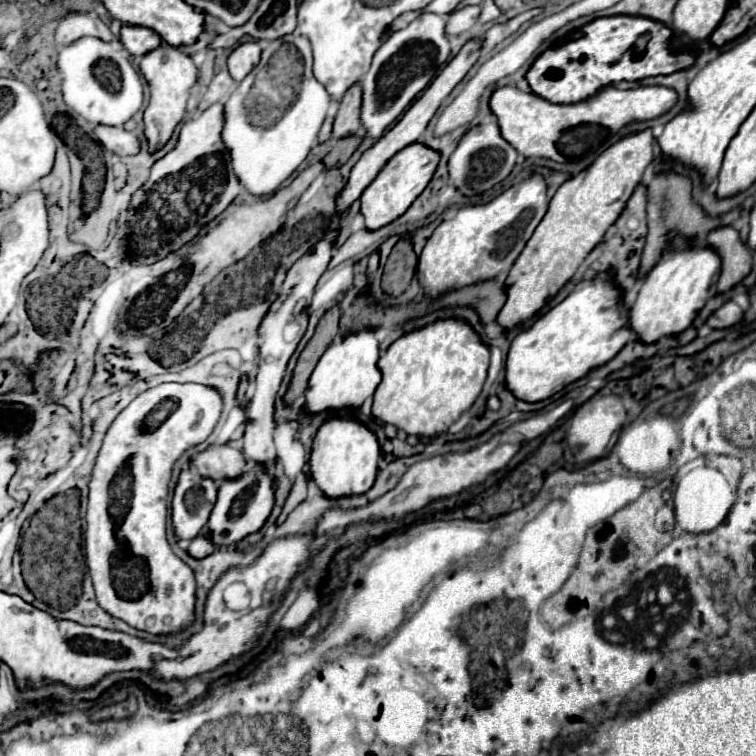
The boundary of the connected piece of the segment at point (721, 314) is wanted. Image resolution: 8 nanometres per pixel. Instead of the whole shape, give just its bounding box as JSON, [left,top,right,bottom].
[706,300,744,328]

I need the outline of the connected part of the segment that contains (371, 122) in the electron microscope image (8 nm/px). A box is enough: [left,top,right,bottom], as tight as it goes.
[362,12,450,138]

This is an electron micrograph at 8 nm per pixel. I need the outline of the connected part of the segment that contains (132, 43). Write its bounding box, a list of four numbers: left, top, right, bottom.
[120,26,162,56]

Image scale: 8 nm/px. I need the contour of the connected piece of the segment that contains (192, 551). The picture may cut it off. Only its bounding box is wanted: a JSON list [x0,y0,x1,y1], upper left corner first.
[188,532,216,558]

